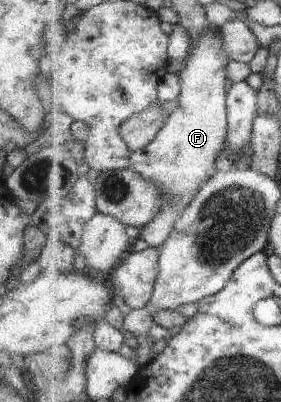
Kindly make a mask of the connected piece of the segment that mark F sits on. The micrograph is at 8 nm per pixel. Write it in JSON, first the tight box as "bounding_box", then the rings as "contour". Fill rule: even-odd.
{"bounding_box":[130,28,231,248],"contour":[[[207,28],[205,34],[196,43],[195,55],[194,47],[192,47],[193,53],[190,55],[191,58],[187,66],[177,72],[181,86],[178,107],[169,115],[165,126],[160,130],[156,139],[144,149],[135,151],[131,155],[130,169],[136,170],[136,173],[151,181],[160,190],[161,206],[159,212],[152,221],[139,229],[140,234],[138,235],[151,246],[157,248],[165,244],[180,216],[187,211],[187,207],[195,200],[203,185],[217,172],[219,168],[217,160],[225,151],[229,128],[227,108],[229,89],[226,89],[226,77],[228,77],[226,65],[231,60],[223,48],[223,36],[220,29],[217,29],[216,33],[218,34],[211,33]]]}

